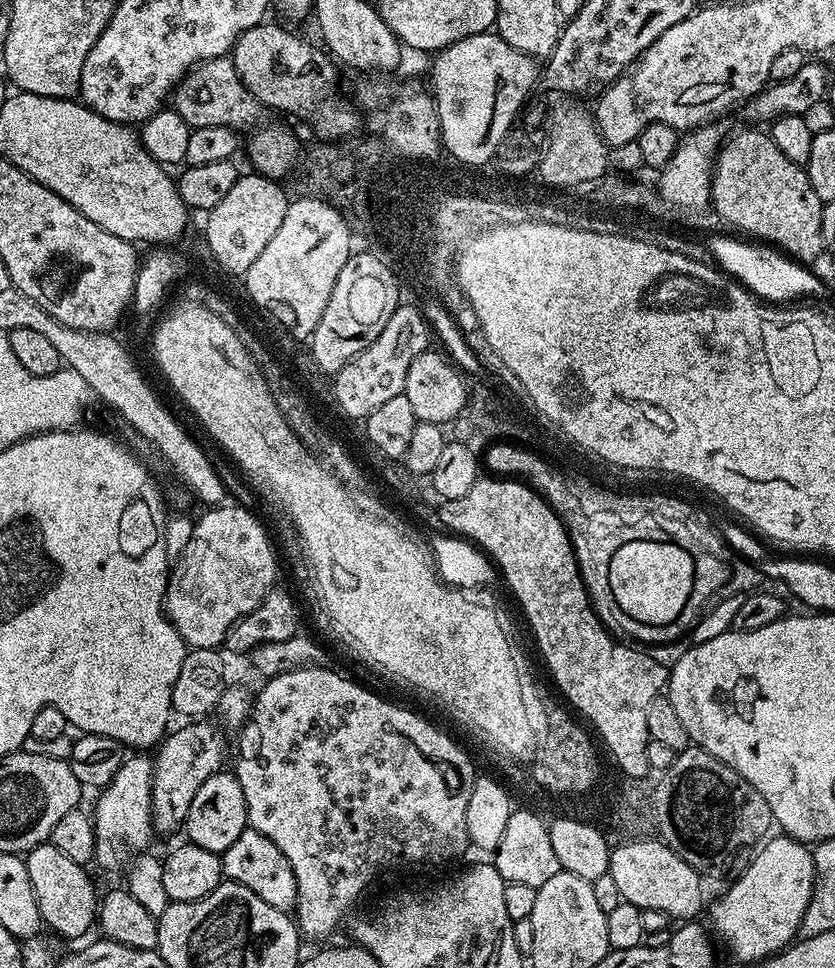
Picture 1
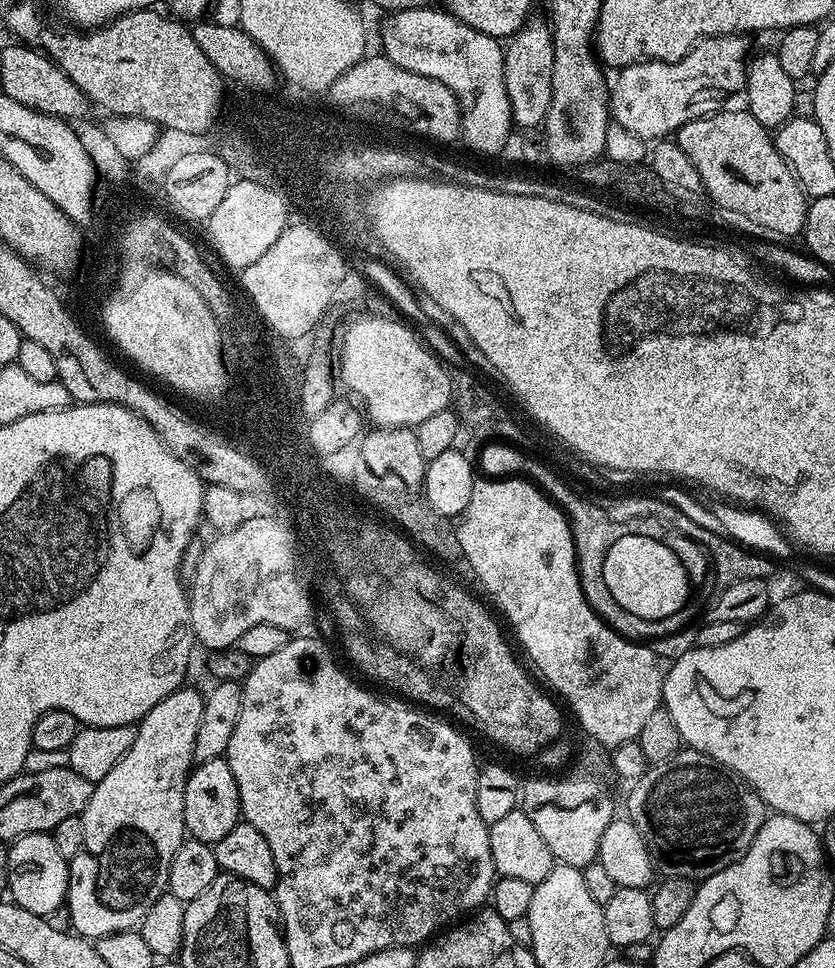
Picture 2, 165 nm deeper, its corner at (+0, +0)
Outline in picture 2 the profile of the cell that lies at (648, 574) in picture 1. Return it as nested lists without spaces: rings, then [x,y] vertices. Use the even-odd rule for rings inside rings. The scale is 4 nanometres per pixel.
[[[620,540],[616,548],[610,548],[608,588],[616,592],[616,600],[620,600],[624,608],[632,608],[632,612],[640,612],[640,616],[664,616],[664,612],[680,608],[680,600],[690,600],[690,585],[684,581],[684,572],[680,572],[680,564],[676,564],[676,555],[668,552],[668,548],[660,548],[660,544],[652,544],[652,540]]]

